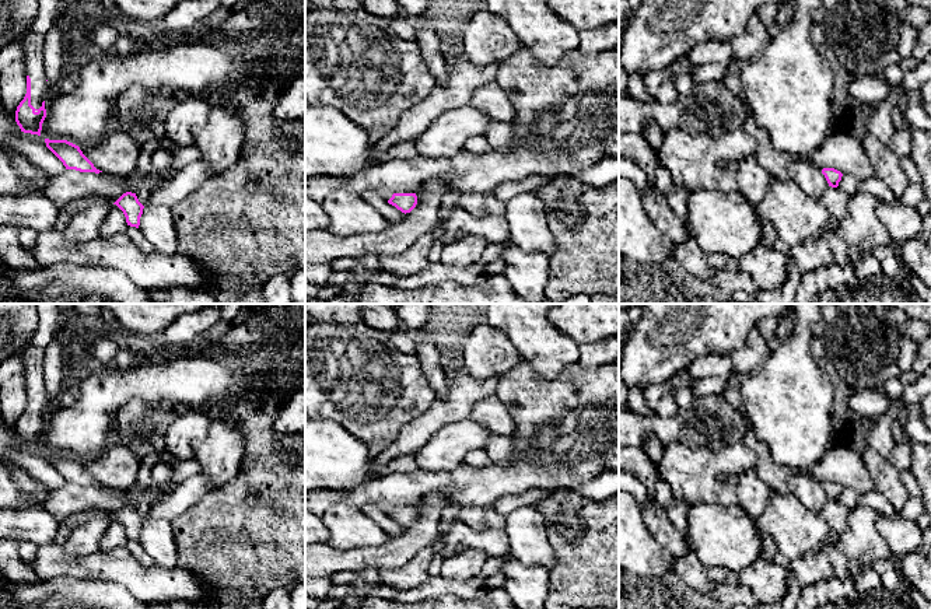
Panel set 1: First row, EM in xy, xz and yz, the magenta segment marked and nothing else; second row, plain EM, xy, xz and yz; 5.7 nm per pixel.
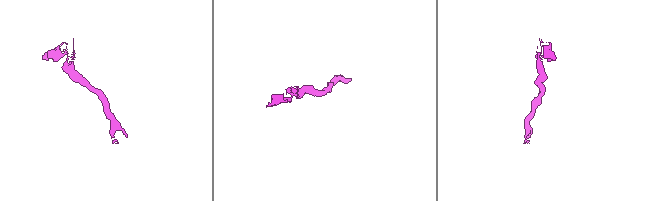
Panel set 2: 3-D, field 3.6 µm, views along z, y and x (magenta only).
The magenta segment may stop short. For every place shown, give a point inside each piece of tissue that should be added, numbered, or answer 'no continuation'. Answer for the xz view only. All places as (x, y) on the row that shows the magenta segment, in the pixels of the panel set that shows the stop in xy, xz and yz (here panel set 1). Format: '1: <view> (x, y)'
no continuation

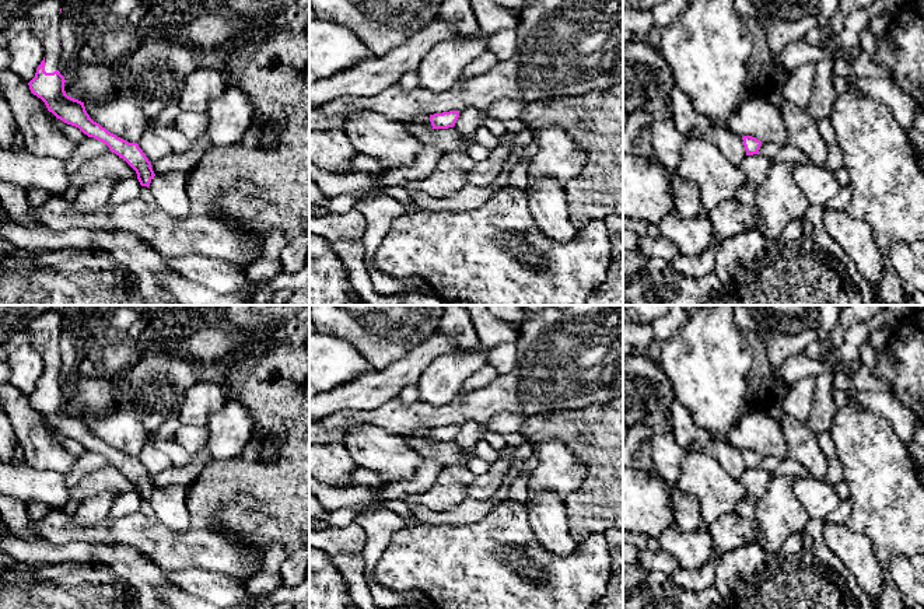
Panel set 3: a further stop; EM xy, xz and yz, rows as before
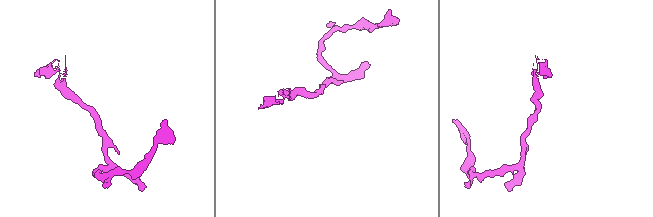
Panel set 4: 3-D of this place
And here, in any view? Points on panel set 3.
1: xy (45, 18)

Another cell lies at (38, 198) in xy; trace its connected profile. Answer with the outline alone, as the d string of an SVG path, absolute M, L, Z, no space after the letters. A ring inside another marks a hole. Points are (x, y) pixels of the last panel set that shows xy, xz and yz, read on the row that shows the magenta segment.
M28 188L27 193L28 193L29 204L34 209L42 209L42 207L45 207L45 204L50 199L49 192L46 192L43 189L39 189L39 188Z

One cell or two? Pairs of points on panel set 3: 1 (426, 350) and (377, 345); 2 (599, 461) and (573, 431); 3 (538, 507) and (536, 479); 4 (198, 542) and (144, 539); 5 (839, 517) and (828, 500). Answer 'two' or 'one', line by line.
1: two
2: one
3: two
4: one
5: two

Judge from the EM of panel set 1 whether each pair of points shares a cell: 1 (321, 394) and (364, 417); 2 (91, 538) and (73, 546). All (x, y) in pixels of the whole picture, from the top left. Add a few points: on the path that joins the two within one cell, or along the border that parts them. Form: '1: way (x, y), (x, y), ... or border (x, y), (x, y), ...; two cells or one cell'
1: way (332, 395), (342, 395), (353, 406); one cell
2: way (87, 538), (77, 545); one cell

